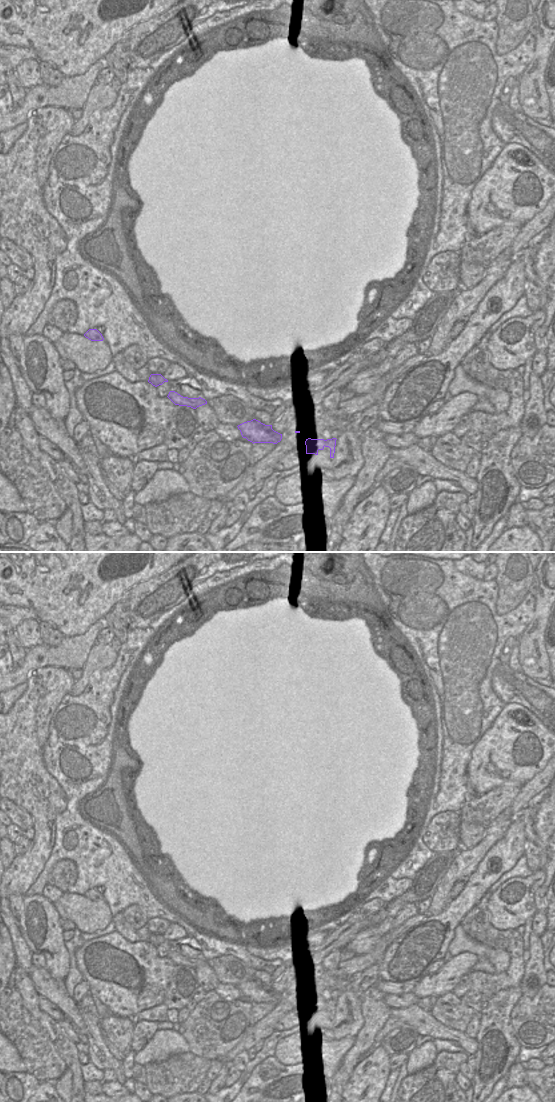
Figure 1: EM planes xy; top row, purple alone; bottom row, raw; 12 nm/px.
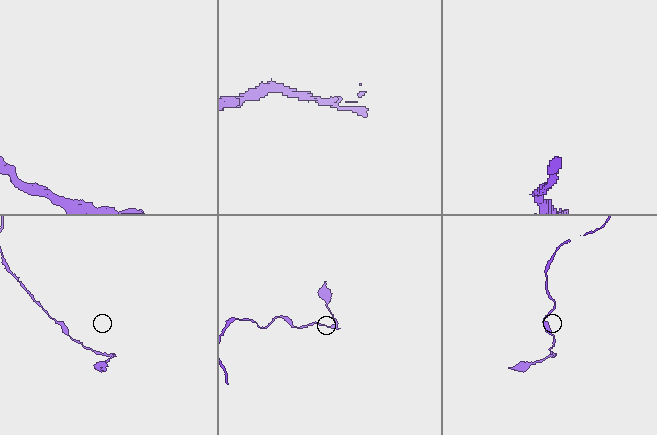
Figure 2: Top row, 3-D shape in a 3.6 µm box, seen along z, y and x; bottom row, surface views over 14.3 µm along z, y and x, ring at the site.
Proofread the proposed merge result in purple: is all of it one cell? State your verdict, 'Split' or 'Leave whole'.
Split

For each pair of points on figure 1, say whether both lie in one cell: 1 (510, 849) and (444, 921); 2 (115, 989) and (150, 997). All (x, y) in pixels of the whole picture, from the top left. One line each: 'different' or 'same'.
1: same
2: same

